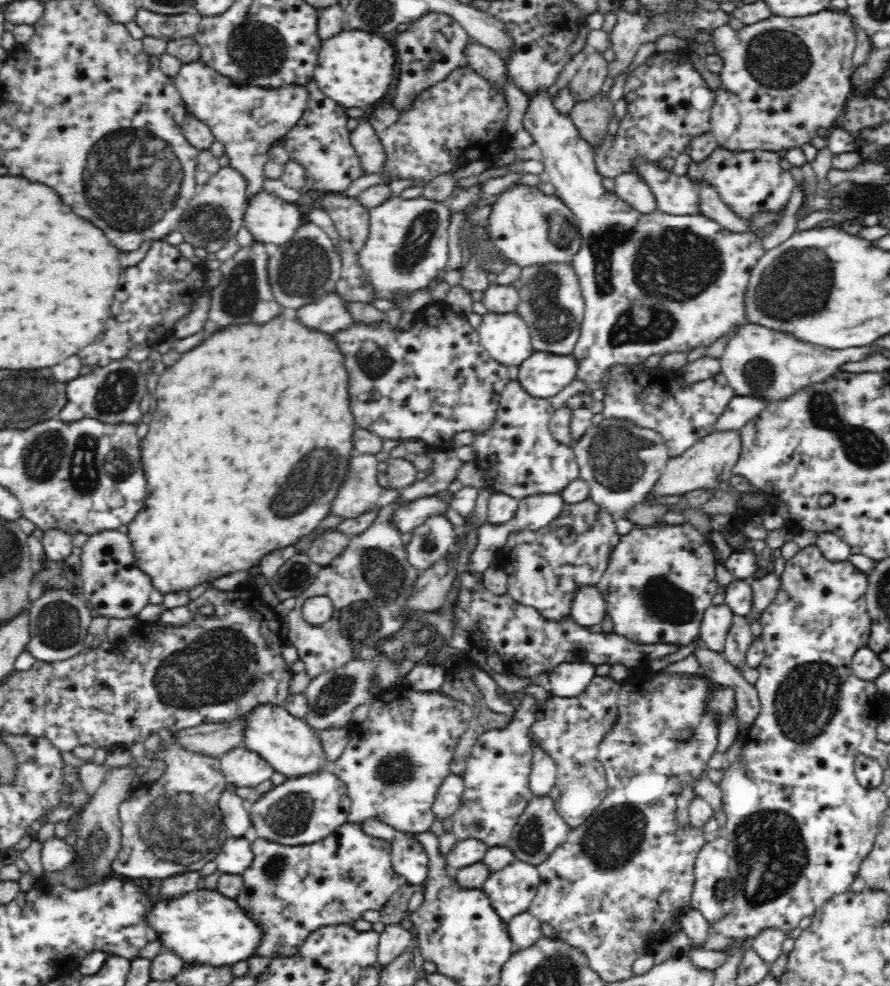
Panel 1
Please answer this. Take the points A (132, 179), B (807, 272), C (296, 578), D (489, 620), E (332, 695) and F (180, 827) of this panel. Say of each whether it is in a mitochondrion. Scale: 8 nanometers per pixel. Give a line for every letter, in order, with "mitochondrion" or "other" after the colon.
A: mitochondrion
B: mitochondrion
C: mitochondrion
D: other
E: mitochondrion
F: mitochondrion

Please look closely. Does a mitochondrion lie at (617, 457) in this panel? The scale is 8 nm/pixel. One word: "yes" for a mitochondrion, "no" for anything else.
yes

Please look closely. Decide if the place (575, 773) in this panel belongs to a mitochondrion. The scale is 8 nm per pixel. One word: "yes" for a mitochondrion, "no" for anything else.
no

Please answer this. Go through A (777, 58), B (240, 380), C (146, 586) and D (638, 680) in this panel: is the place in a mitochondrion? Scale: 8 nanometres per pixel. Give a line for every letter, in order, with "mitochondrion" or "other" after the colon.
A: mitochondrion
B: other
C: other
D: other

